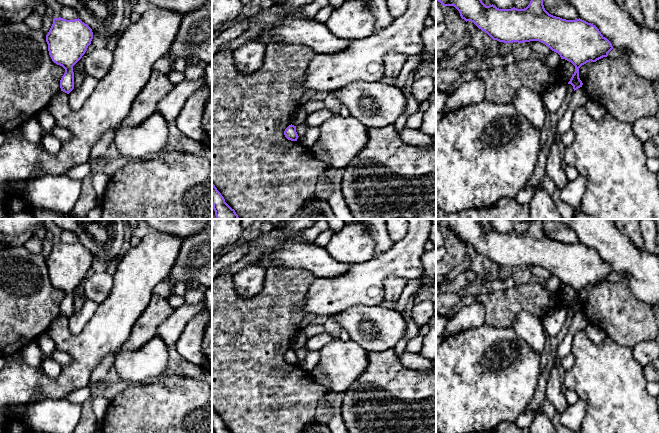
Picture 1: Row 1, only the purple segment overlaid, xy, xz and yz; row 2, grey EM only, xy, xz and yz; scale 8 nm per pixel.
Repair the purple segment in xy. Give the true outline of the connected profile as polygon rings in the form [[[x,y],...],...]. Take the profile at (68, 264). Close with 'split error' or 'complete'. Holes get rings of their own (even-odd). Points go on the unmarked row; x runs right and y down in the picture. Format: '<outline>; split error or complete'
[[[79,242],[53,243],[53,248],[46,259],[46,266],[52,285],[65,293],[60,304],[61,315],[69,318],[74,313],[73,290],[85,278],[92,263],[92,253]]]; complete

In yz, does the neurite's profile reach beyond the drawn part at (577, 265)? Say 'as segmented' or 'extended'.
as segmented

